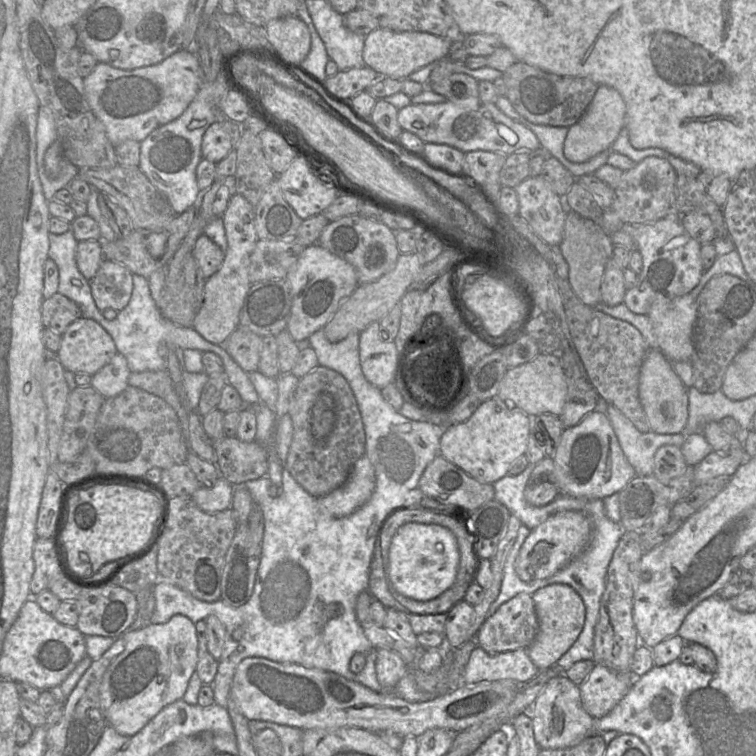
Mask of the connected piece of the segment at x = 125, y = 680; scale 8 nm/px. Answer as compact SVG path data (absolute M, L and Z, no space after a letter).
M176 614L163 624L146 627L125 634L125 649L108 666L100 686L101 709L106 725L111 725L123 736L138 733L162 708L183 699L198 661L198 639L195 623L188 617Z

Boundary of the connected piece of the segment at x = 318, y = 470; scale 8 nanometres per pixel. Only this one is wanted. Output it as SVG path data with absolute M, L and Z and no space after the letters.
M318 365L299 379L288 414L293 424L293 436L285 467L291 476L313 497L322 497L342 486L356 461L365 454L366 445L362 417L347 380L337 371Z

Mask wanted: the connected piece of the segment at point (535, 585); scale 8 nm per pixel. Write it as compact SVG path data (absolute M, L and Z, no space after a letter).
M523 524L519 528L516 541L512 546L511 550L509 551L504 562L503 578L499 595L490 606L487 612L487 618L493 615L495 611L500 607L500 605L510 600L517 594L524 592L523 589L532 588L532 592L534 593L542 587L555 583L555 581L552 581L551 583L545 584L544 579L541 580L541 582L540 581L524 582L518 577L516 573L515 566L517 557L519 555L519 551L526 538L529 536L530 532L531 529L529 529L527 526Z

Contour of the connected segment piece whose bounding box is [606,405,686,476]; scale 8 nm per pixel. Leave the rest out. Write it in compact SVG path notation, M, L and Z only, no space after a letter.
M608 405L606 414L611 422L619 444L629 463L633 466L636 476L653 475L654 455L663 445L681 447L686 435L659 434L649 431L640 432L635 425L615 406Z

